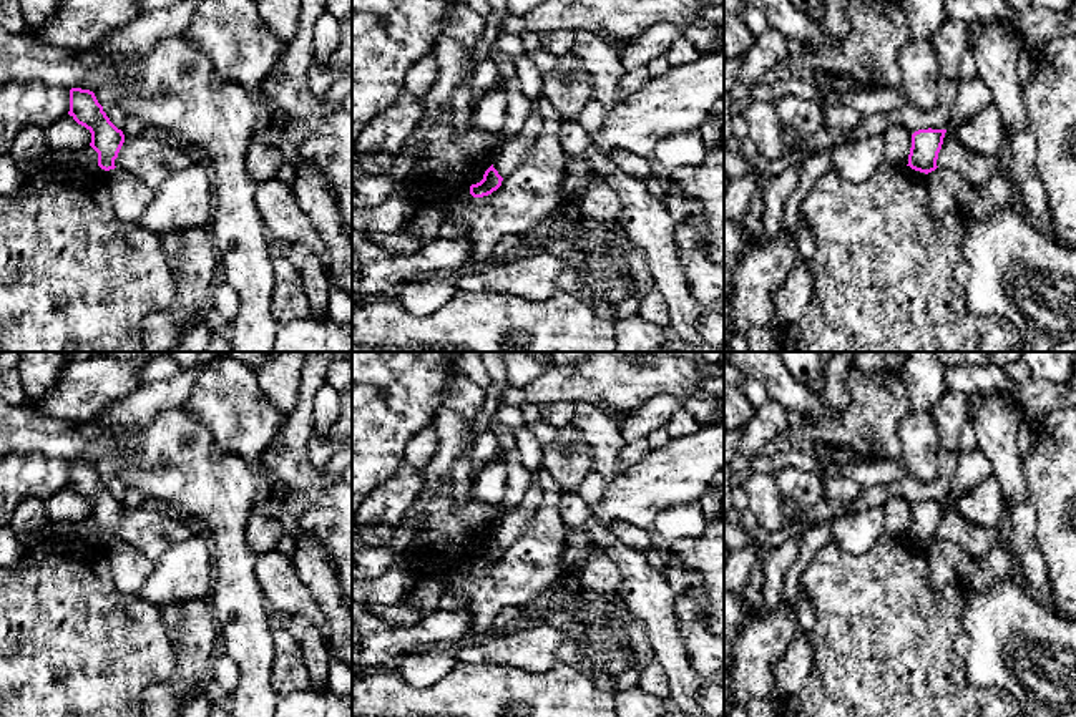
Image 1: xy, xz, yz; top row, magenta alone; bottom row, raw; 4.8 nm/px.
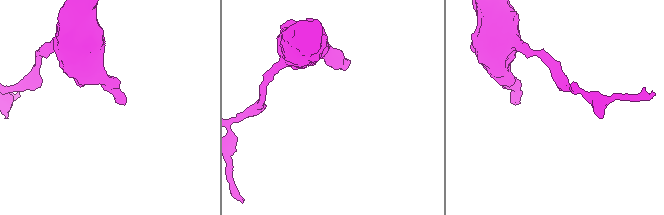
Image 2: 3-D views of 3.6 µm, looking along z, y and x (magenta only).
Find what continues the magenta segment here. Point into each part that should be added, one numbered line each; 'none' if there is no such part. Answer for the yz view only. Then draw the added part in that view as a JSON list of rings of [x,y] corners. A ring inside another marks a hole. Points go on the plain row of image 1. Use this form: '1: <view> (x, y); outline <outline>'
none

